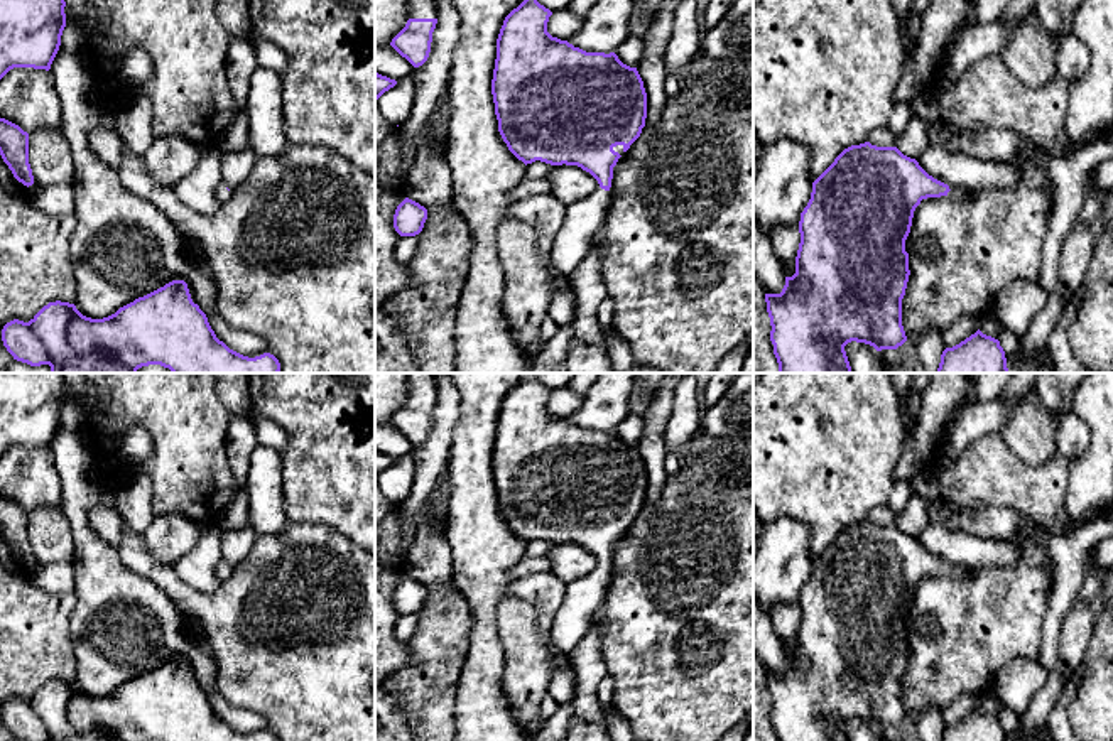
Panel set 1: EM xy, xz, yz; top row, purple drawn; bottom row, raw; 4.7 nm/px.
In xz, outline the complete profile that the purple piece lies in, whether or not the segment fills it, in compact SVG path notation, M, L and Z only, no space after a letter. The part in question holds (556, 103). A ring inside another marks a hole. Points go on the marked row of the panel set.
M524 0L505 17L497 39L491 95L498 132L518 160L525 165L535 160L578 165L600 184L586 199L566 206L564 223L554 238L551 265L567 277L603 228L613 167L645 127L647 93L637 68L623 64L615 52L586 52L552 37L547 32L551 15L537 0Z

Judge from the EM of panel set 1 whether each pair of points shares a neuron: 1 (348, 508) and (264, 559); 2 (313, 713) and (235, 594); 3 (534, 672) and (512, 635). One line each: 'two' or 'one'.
1: two
2: one
3: one

